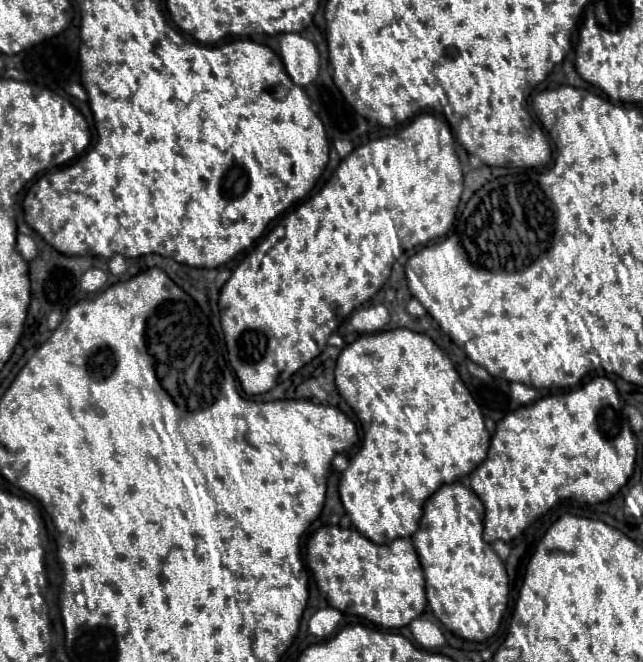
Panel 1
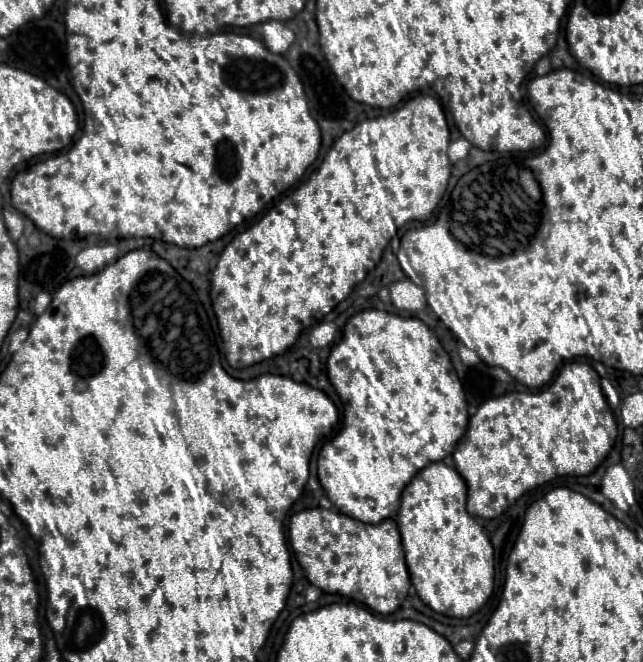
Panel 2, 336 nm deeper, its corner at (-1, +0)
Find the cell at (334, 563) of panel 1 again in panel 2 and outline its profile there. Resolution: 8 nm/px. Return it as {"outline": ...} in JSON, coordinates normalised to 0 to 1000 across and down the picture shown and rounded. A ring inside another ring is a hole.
{"outline":[[[484,767],[453,779],[449,819],[477,876],[502,894],[549,903],[586,927],[614,924],[633,903],[639,873],[614,785],[565,792],[521,770]]]}

